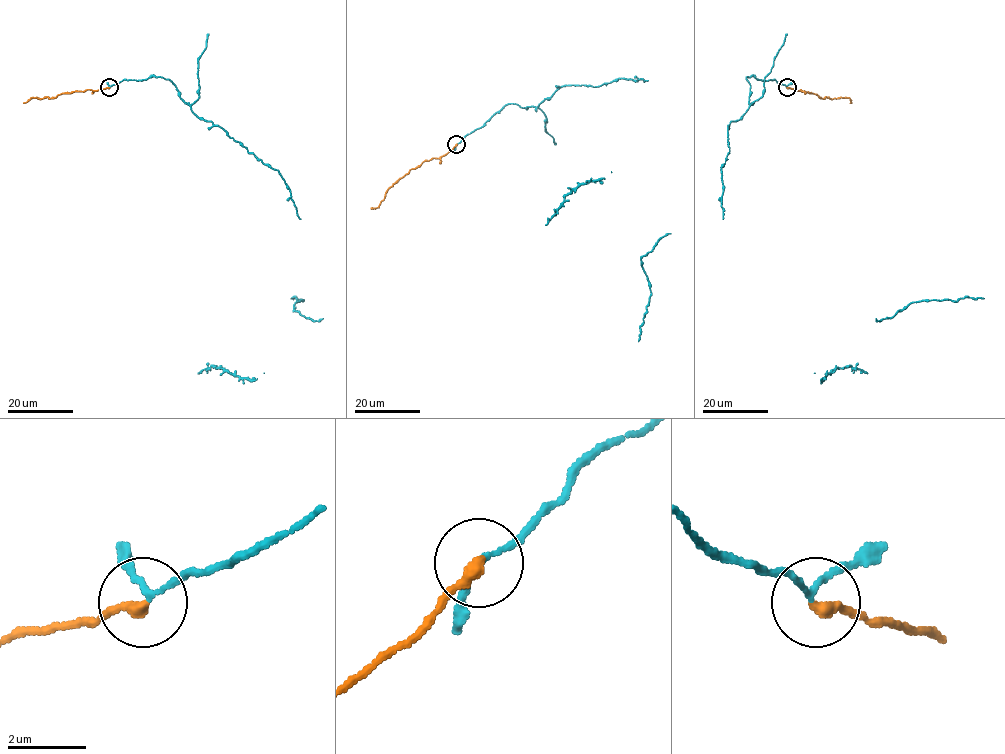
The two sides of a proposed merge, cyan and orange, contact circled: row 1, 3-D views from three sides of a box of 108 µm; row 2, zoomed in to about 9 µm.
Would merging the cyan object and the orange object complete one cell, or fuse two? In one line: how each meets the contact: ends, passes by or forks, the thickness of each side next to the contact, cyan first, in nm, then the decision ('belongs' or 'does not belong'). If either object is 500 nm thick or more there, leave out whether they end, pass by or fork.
cyan passes by | orange ends | 130/300 nm | belongs

